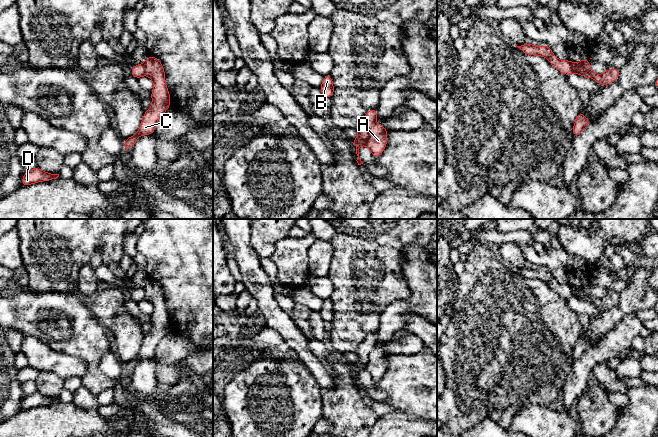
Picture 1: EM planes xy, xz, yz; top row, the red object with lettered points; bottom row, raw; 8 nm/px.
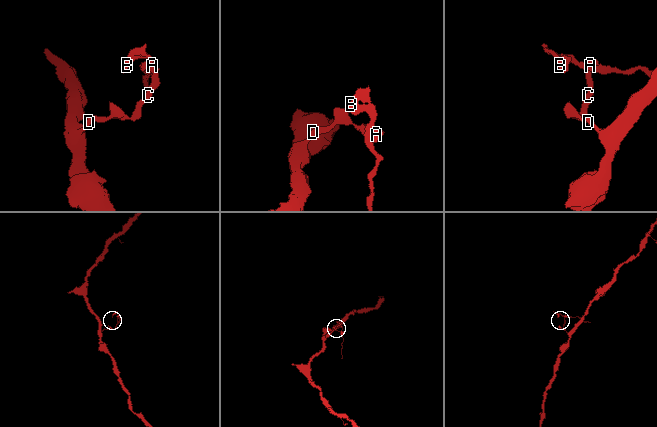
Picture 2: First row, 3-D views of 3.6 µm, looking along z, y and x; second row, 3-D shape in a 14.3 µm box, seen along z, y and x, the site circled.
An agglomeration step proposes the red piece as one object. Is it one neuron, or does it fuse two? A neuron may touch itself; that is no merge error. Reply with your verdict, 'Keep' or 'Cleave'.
Cleave

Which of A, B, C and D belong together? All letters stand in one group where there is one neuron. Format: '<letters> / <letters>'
A C D / B

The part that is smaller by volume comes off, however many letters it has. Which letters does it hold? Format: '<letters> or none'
B

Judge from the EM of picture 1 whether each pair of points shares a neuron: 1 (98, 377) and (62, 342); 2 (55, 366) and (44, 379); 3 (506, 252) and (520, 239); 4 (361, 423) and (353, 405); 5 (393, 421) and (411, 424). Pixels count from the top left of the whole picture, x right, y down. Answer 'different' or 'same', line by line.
1: same
2: different
3: different
4: same
5: same

